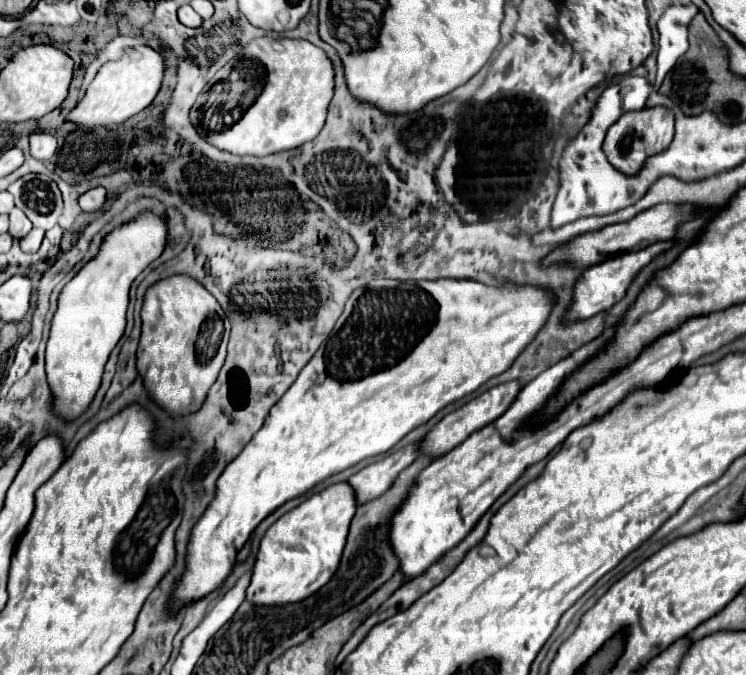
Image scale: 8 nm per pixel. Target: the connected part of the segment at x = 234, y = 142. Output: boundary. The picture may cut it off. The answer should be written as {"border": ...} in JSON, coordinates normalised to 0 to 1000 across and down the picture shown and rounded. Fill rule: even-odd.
{"border":[[[346,55],[327,70],[327,84],[343,84],[354,96],[354,132],[311,191],[279,197],[279,212],[314,230],[349,233],[418,209],[432,194],[440,153],[448,144],[448,96],[437,79],[410,58]]]}

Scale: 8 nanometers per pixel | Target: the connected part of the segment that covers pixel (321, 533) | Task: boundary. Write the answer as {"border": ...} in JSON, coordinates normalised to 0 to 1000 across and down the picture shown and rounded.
{"border":[[[461,713],[461,716],[442,719],[429,730],[421,730],[416,739],[405,742],[397,754],[378,763],[357,787],[357,793],[349,801],[349,813],[346,813],[346,822],[343,822],[340,849],[338,849],[338,861],[335,861],[330,887],[343,893],[343,896],[383,896],[383,893],[405,890],[405,887],[416,884],[418,879],[424,879],[432,867],[437,867],[453,843],[458,813],[461,813],[464,796],[466,796],[466,778],[469,778],[477,754],[480,754],[477,730]]]}

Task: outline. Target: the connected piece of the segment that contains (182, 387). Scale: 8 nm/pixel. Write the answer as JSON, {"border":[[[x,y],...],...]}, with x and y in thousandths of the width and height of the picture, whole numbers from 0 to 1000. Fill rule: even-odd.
{"border":[[[252,407],[212,413],[193,434],[185,553],[201,588],[231,615],[263,609],[290,564],[306,508],[300,461],[271,419]]]}

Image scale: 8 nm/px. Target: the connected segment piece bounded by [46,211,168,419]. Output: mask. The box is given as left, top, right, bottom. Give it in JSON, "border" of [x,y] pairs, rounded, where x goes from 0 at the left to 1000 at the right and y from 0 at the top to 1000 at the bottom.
{"border":[[[201,313],[185,316],[145,345],[131,366],[131,378],[115,387],[80,431],[62,514],[62,556],[72,585],[72,606],[80,618],[99,621],[123,597],[145,526],[169,484],[172,428],[177,416],[214,381],[223,363],[223,348],[223,319]]]}

